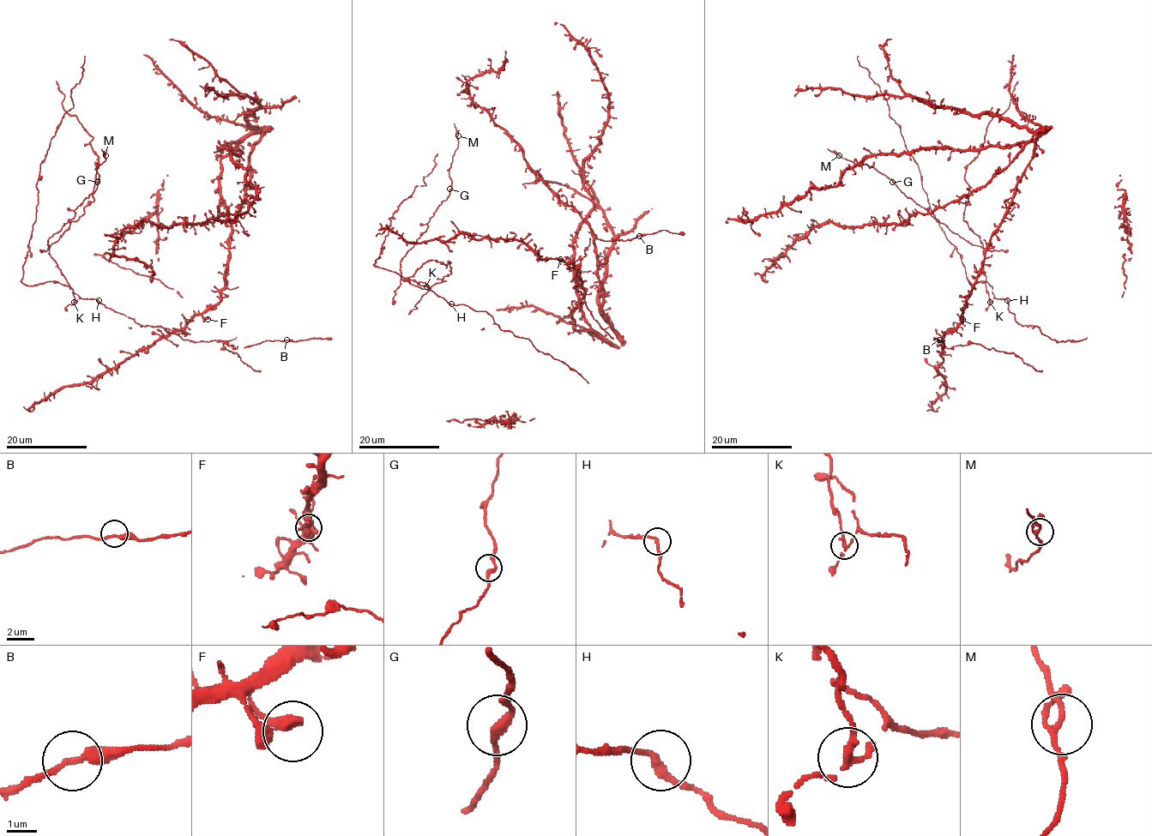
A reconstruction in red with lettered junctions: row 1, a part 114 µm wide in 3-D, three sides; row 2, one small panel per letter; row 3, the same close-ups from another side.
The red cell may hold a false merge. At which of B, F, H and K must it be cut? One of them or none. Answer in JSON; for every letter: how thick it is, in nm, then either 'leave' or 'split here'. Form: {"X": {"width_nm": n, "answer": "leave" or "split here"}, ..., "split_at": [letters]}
{"B": {"width_nm": 260, "answer": "leave"}, "F": {"width_nm": 300, "answer": "leave"}, "H": {"width_nm": 220, "answer": "leave"}, "K": {"width_nm": 240, "answer": "split here"}, "split_at": ["K"]}

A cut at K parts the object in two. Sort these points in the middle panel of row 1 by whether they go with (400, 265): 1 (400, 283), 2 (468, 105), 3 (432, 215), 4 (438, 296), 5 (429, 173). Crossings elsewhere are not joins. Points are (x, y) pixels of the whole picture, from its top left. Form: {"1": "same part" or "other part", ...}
{"1": "same part", "2": "other part", "3": "same part", "4": "other part", "5": "other part"}

